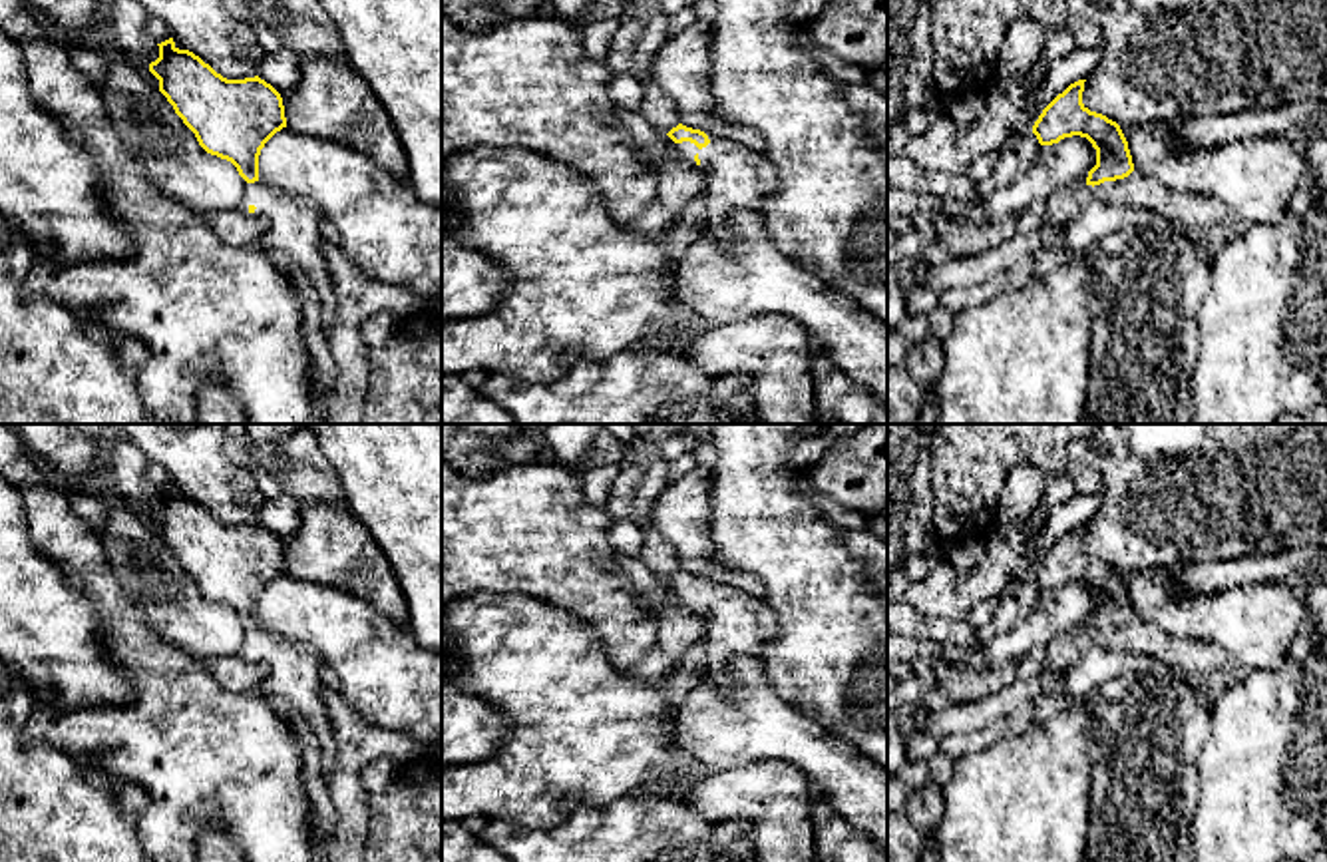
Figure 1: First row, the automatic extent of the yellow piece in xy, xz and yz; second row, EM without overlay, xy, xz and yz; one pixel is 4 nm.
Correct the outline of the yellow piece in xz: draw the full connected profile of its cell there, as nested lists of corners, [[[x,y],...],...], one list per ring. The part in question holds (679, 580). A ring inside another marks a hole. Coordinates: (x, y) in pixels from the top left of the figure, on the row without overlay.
[[[682,569],[666,579],[680,601],[706,617],[704,651],[710,679],[730,687],[738,659],[760,659],[776,637],[772,609],[734,585]]]

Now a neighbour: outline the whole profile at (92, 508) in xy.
[[[62,484],[60,490],[70,500],[78,518],[82,518],[94,532],[103,530],[107,520],[107,498],[97,496],[94,490],[80,490]]]

